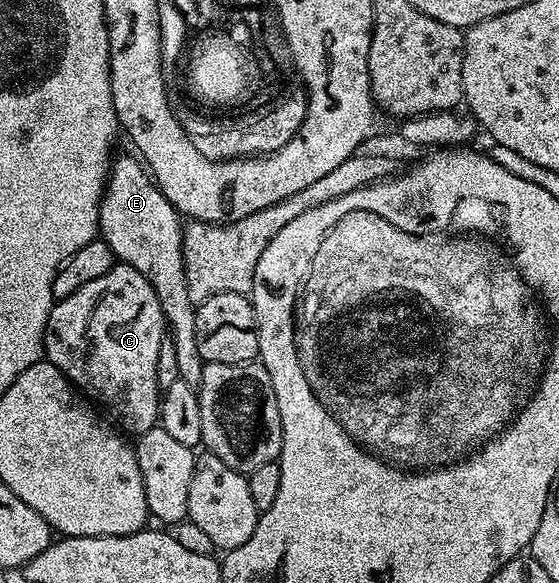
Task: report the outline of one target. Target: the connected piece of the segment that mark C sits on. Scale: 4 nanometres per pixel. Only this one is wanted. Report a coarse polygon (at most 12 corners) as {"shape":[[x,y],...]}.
{"shape":[[117,264],[56,301],[43,352],[128,435],[159,421],[167,321]]}

